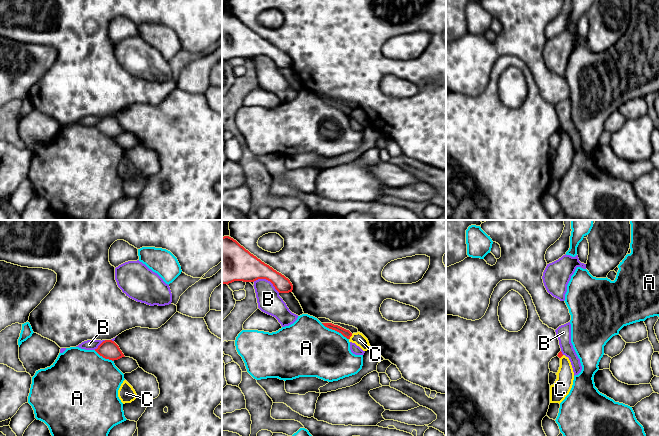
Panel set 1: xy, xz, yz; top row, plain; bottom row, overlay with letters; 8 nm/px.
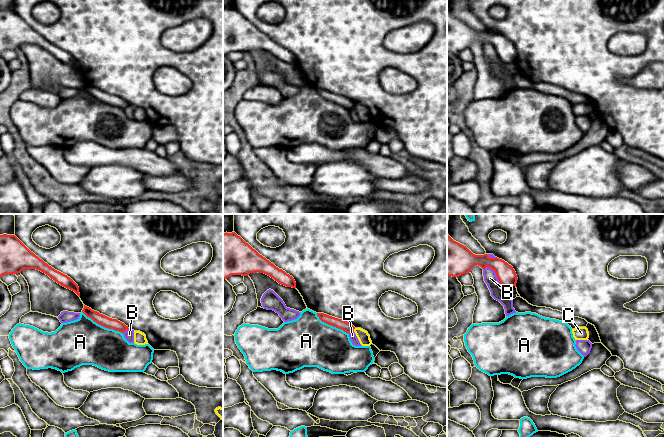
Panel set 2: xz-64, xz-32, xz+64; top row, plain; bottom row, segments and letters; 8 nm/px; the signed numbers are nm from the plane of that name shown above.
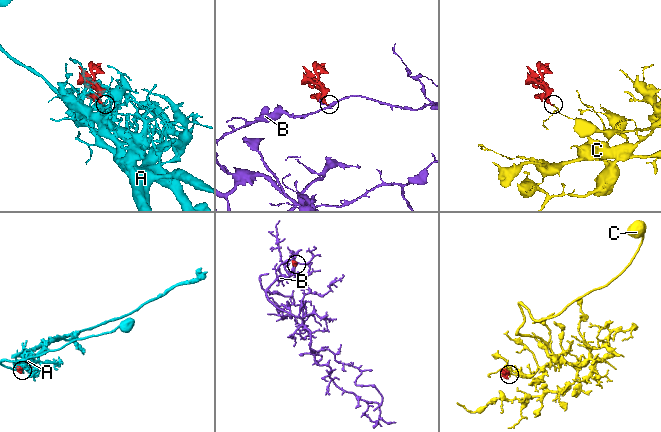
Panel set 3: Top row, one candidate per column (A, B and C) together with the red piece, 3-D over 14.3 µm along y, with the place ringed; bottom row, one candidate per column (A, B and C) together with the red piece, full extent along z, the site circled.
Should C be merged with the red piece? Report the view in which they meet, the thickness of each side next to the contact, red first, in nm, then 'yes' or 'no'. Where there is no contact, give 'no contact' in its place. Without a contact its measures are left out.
xz | 60/100 nm | no

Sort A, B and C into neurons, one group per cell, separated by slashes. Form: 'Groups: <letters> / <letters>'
Groups: A / B / C

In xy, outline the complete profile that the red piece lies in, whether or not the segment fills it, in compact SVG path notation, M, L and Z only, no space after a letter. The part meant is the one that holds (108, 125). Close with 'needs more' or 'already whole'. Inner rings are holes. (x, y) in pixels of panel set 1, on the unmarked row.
M112 116L103 117L95 127L103 134L112 137L125 133L119 122Z | already whole

